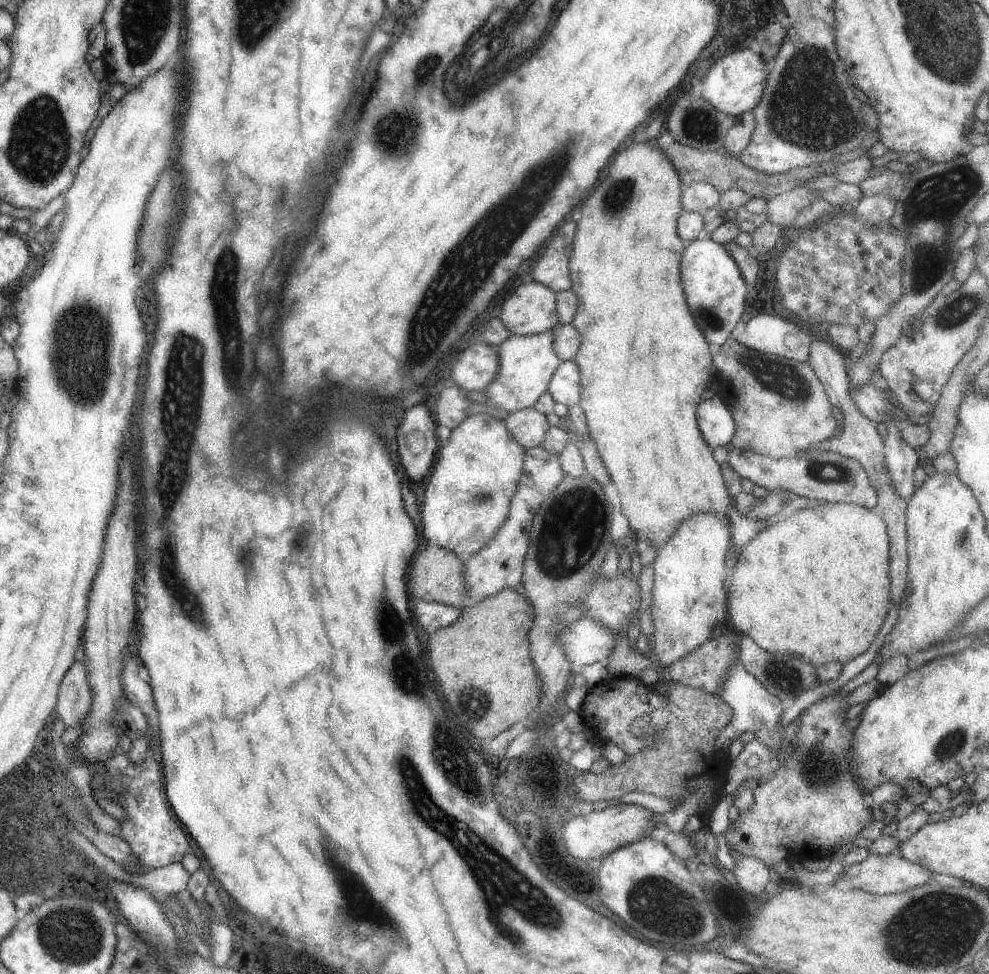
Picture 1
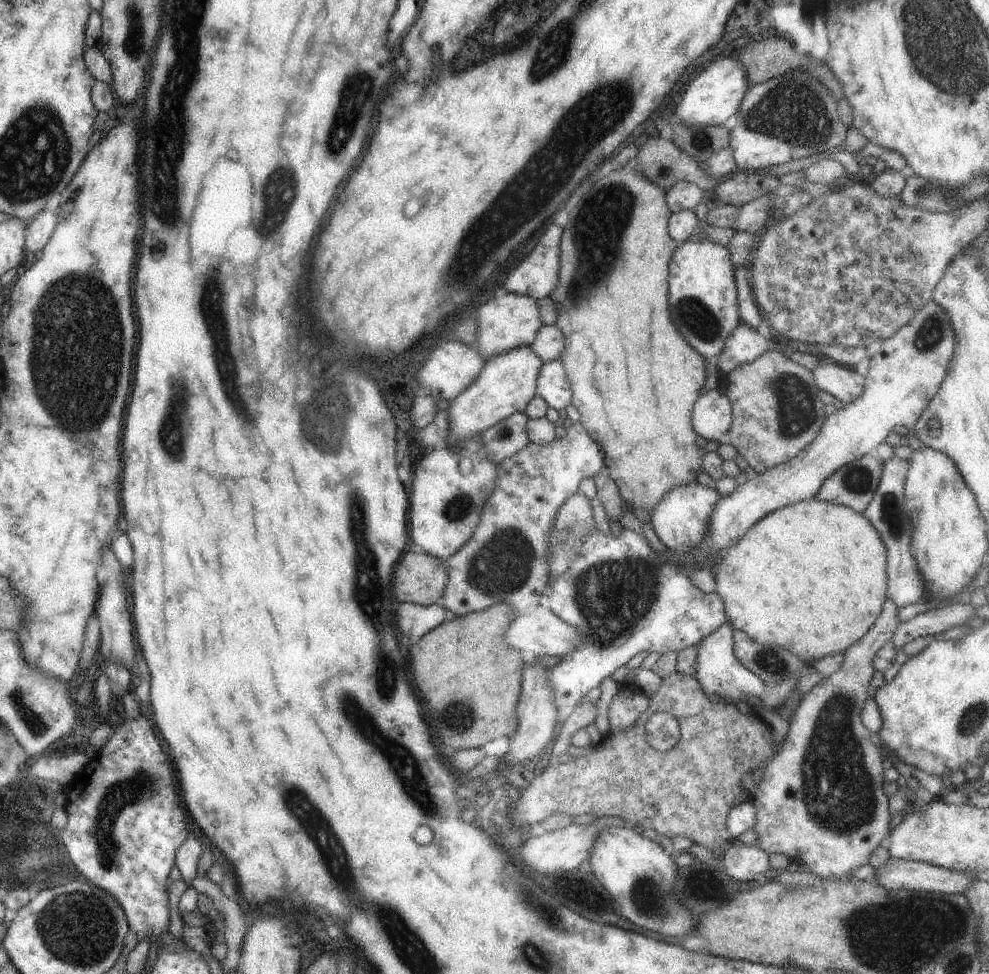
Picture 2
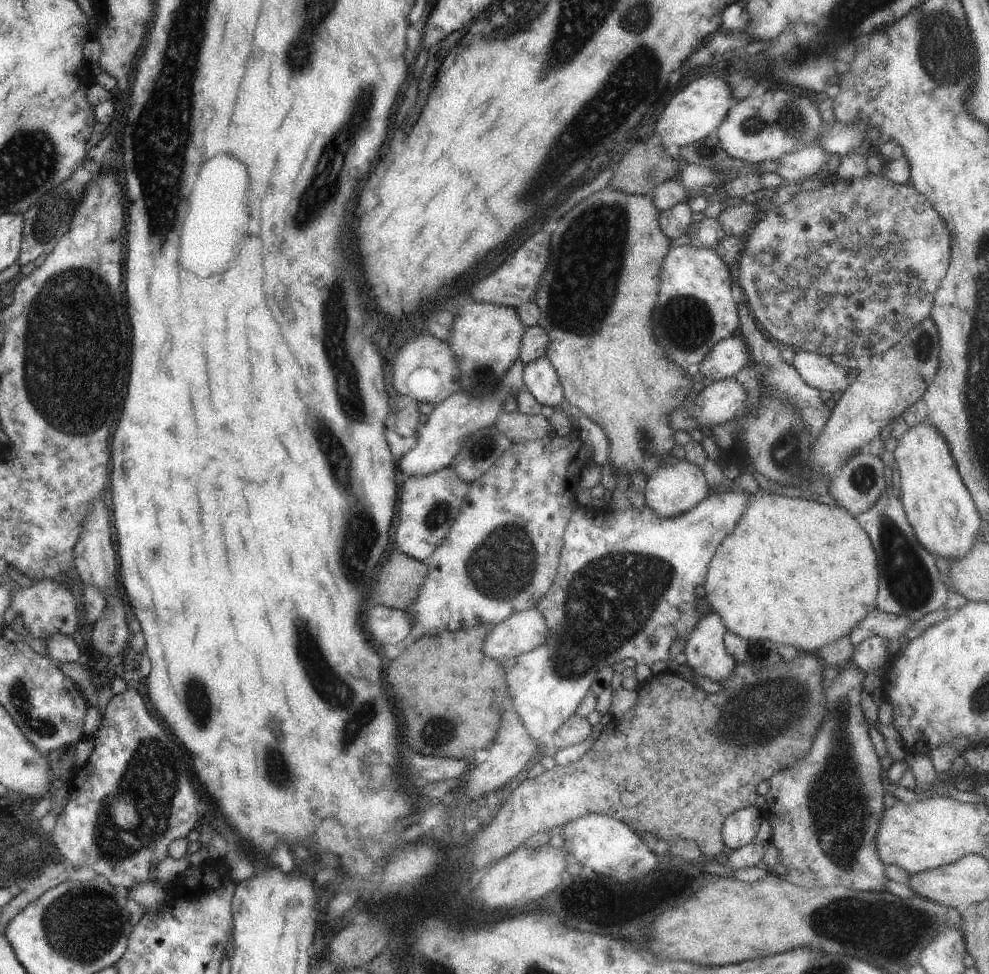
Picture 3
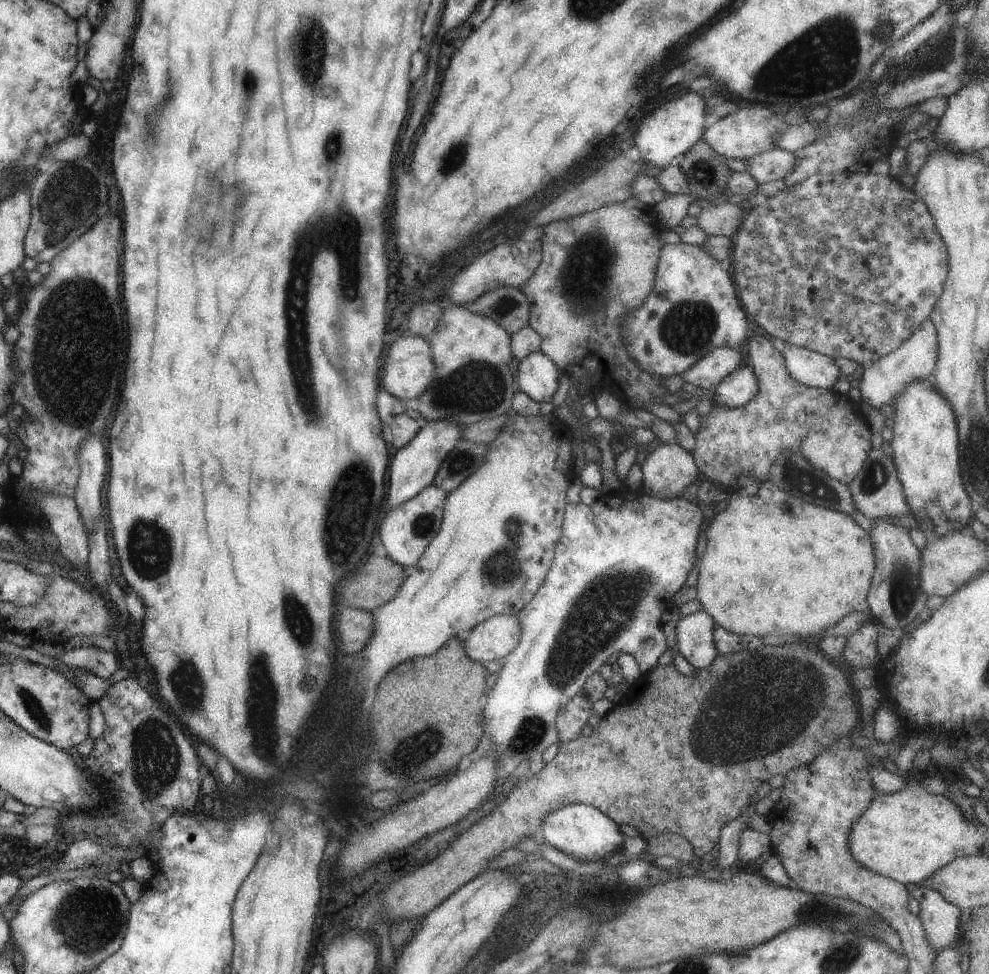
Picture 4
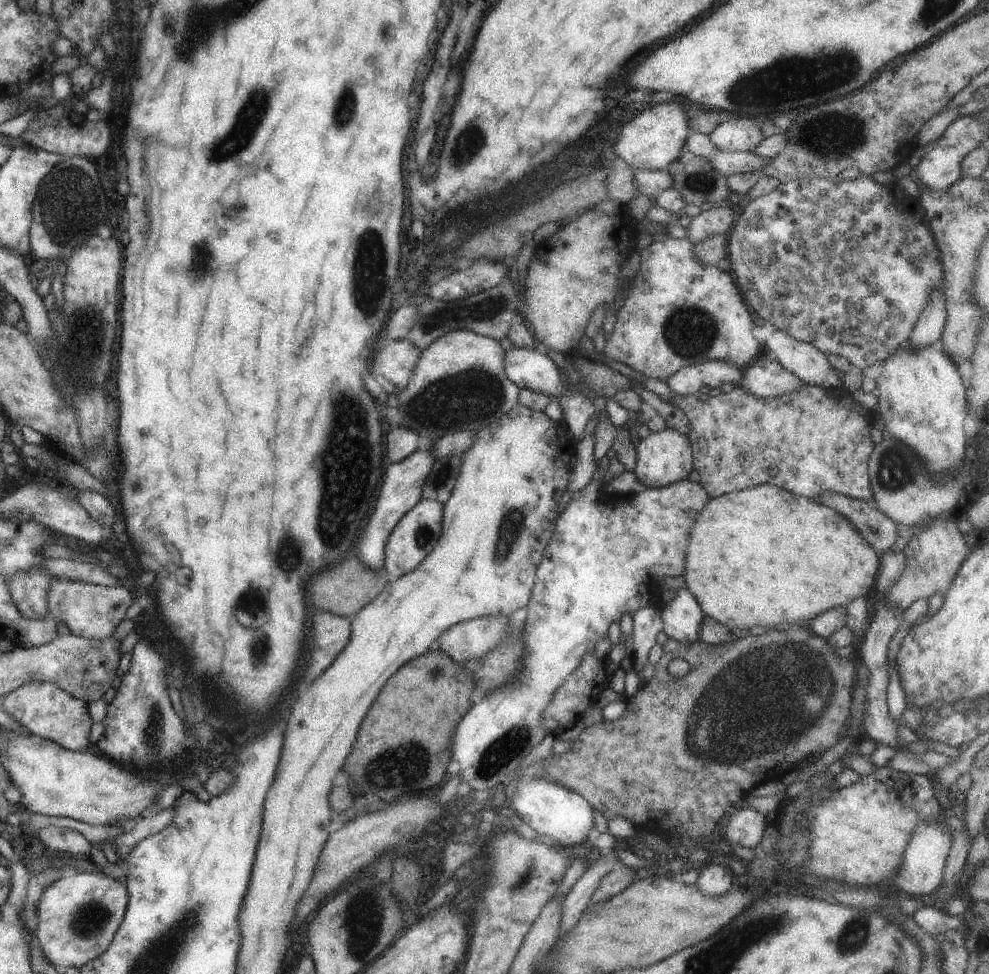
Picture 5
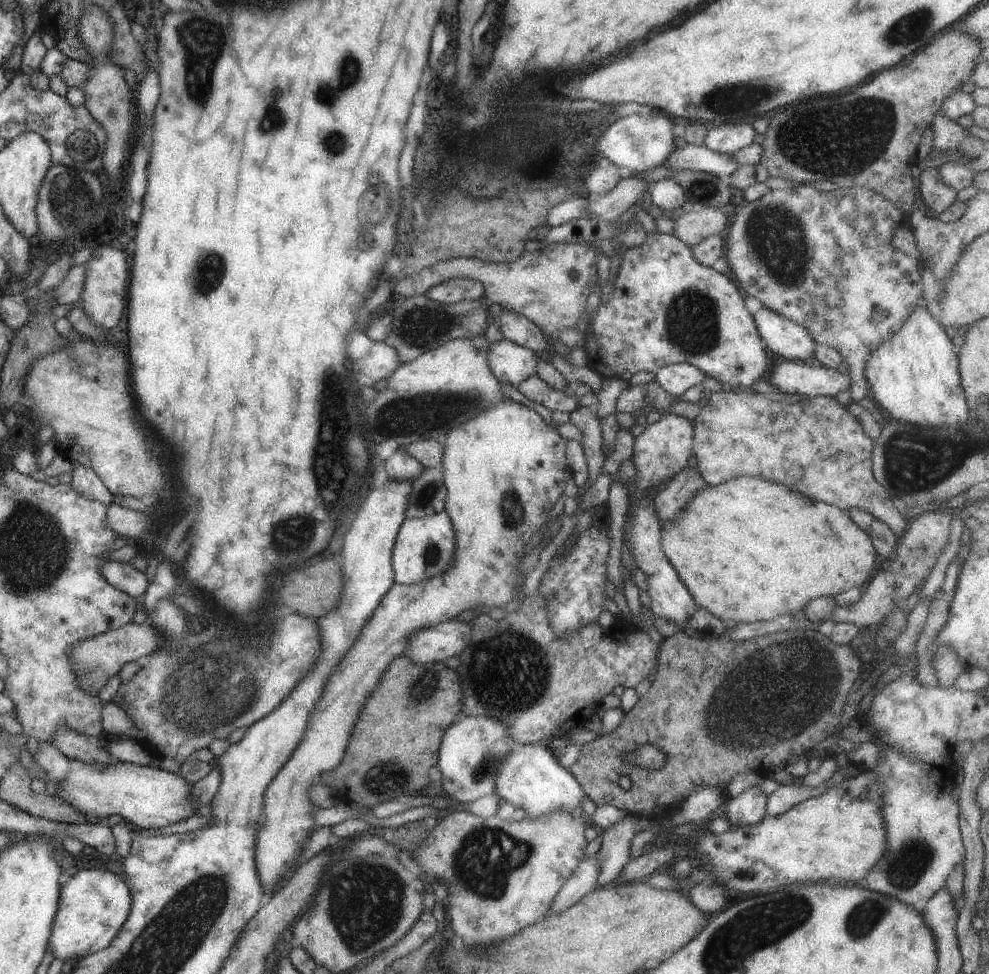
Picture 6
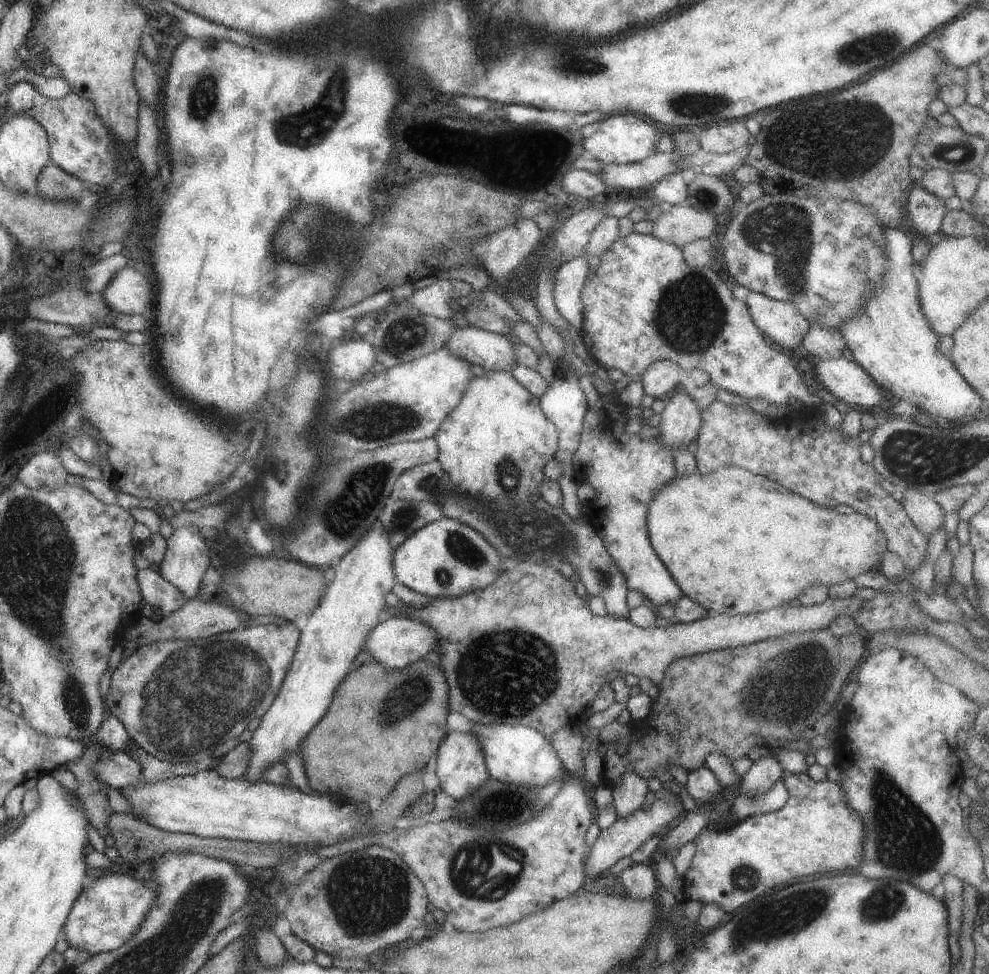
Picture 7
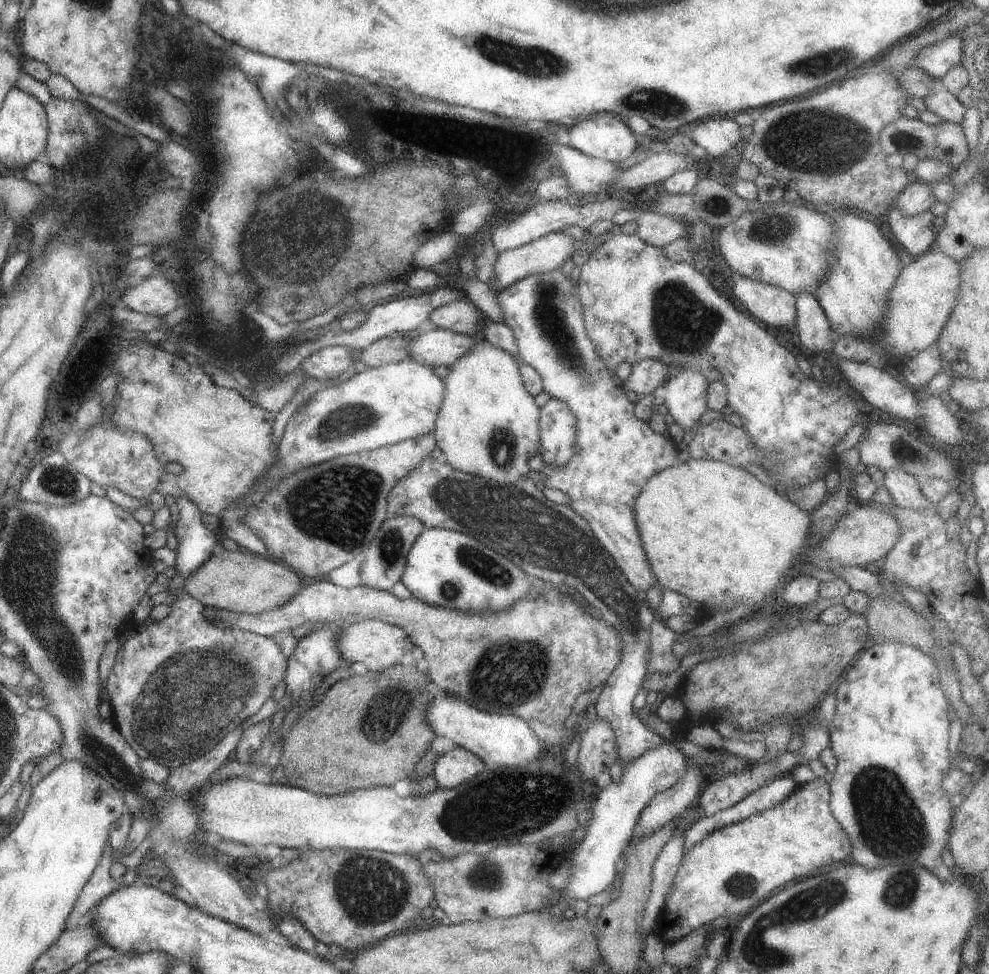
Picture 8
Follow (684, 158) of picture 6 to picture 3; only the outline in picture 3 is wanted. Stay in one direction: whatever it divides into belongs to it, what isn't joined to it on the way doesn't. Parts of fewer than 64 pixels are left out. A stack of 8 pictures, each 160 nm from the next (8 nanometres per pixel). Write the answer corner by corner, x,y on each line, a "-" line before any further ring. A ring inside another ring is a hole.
811,143
799,150
785,153
777,159
778,174
785,183
799,183
811,179
828,160
828,154
819,144

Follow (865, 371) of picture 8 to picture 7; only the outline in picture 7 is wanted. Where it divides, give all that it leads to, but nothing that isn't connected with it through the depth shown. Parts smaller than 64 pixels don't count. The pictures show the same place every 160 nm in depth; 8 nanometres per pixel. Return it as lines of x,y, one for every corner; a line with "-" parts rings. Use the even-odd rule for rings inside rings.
844,357
819,360
814,366
817,382
843,404
875,408
891,404
888,396
855,361

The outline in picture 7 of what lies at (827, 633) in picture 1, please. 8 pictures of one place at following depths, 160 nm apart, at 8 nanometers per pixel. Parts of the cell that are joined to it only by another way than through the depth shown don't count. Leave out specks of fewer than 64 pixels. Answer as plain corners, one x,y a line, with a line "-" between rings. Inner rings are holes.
725,465
705,474
696,470
682,477
675,476
667,484
656,489
647,505
646,531
651,548
664,564
666,570
669,571
682,594
697,601
697,604
700,604
708,613
724,615
758,613
785,603
793,603
809,584
821,584
829,588
849,581
855,576
859,577
863,572
869,571
871,566
875,566
880,561
881,555
886,551
884,534
880,529
878,530
873,519
863,516
857,511
849,512
849,514
835,513
833,509
813,504
813,502
799,498
791,492
785,492
785,488
781,488
779,484
775,484
771,480
765,480
763,476
757,476
748,470
733,465

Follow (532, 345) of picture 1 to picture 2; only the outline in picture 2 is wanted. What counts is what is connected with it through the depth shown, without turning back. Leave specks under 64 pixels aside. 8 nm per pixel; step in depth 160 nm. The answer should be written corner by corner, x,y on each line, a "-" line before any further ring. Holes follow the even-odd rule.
523,345
491,355
477,378
449,402
449,435
442,443
456,447
462,440
480,434
486,428
506,419
513,413
521,413
529,400
536,394
536,378
543,366
529,345

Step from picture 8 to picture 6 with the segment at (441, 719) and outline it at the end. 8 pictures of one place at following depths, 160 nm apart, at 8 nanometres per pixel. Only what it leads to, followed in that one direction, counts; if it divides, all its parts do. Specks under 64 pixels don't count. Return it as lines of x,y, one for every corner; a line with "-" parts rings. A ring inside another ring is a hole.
523,743
519,746
519,749
511,748
510,752
501,759
496,774
494,792
507,803
512,804
514,808
521,808
525,813
525,819
538,819
541,815
553,811
580,814
580,804
584,797
583,791
573,775
554,760
552,750
542,743

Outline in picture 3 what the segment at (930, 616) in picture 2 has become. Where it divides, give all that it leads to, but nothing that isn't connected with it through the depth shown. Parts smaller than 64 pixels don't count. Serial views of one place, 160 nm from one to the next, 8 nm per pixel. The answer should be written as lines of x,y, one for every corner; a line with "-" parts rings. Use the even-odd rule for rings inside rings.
875,607
852,628
846,637
853,646
872,636
882,638
885,641
896,641
911,624
913,621
905,615
885,614

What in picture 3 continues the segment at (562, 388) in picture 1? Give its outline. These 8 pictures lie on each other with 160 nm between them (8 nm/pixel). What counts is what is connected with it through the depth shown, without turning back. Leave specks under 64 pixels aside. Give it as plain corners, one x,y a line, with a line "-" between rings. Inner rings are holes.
539,357
525,365
522,372
524,390
542,406
557,409
564,400
562,386
547,357

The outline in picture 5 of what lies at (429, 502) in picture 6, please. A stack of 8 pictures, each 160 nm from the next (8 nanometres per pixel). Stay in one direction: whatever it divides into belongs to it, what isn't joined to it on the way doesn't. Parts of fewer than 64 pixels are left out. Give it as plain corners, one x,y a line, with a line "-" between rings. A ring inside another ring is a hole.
458,454
435,459
421,487
421,499
436,500
443,504
451,495
459,467

